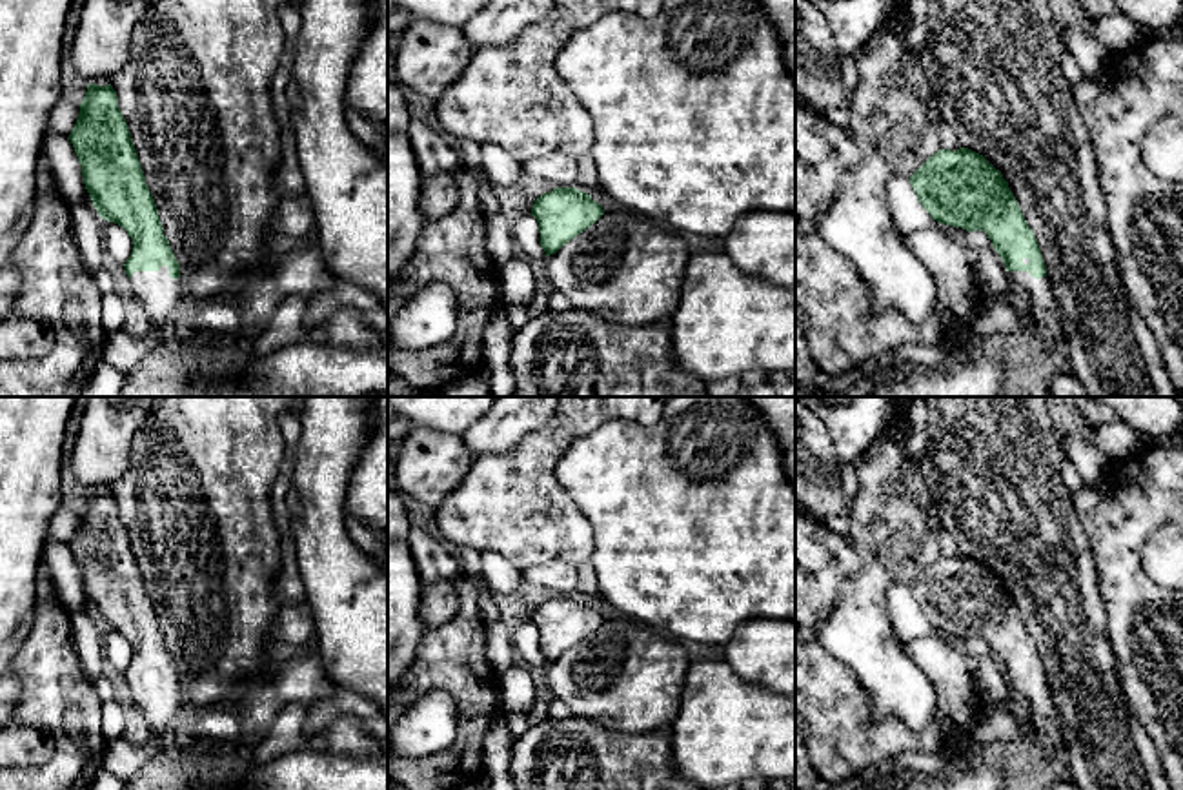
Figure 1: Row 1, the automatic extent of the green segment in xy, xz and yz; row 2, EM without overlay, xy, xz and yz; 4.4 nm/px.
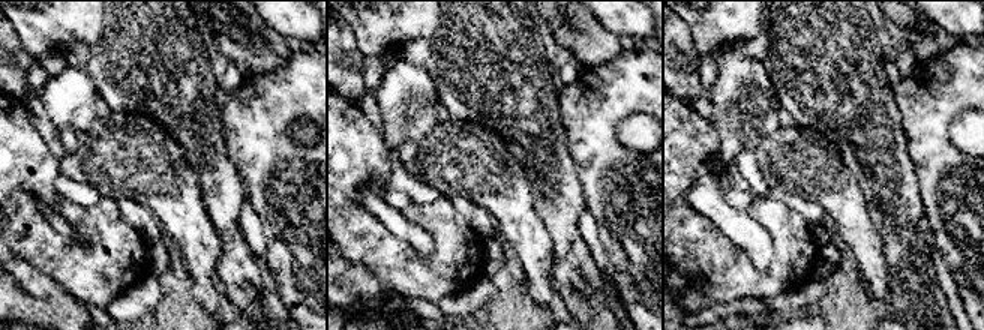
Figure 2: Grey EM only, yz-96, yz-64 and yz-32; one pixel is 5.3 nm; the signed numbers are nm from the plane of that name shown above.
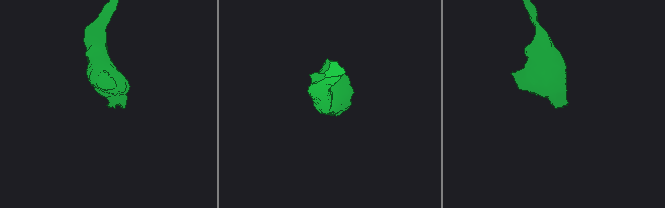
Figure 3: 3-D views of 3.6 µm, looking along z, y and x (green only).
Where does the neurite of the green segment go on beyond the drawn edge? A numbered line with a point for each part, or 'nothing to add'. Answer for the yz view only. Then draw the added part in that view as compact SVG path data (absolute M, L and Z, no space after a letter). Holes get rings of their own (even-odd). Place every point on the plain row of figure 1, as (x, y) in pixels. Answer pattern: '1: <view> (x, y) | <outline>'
1: yz (1040, 699) | M1008 679L1008 683L1025 697L1048 752L1052 754L1056 748L1065 752L1061 717L1048 681L1041 686L1034 686L1028 679Z

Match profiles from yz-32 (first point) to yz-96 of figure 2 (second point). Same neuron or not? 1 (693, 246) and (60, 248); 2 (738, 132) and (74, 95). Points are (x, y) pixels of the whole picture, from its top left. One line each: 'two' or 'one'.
1: one
2: one

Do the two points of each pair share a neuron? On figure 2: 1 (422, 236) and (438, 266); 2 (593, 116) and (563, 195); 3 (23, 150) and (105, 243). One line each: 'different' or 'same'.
1: different
2: different
3: same

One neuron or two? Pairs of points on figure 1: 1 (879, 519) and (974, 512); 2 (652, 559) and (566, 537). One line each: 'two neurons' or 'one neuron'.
1: two neurons
2: two neurons

